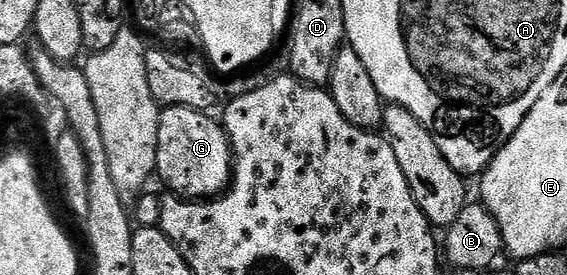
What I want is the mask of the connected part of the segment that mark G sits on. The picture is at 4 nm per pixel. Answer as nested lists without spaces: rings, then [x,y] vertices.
[[[163,108],[157,126],[158,179],[168,184],[174,195],[188,201],[214,198],[227,191],[233,175],[231,139],[222,123],[207,112],[192,108]]]

